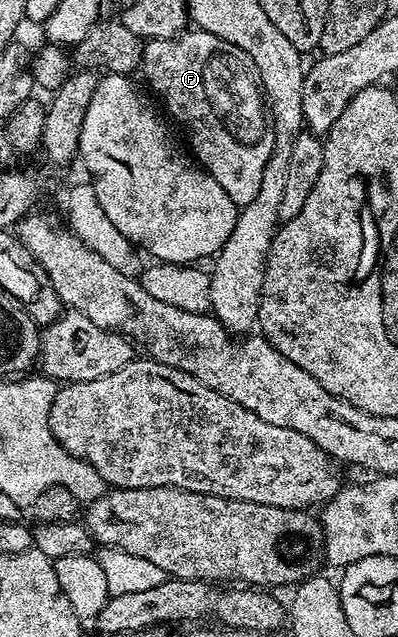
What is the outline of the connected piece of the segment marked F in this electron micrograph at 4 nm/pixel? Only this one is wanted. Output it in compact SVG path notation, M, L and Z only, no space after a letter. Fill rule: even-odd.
M197 28L183 29L181 34L171 38L151 38L142 48L140 74L158 94L166 97L165 113L175 118L186 129L190 137L189 149L203 170L211 174L228 192L234 205L241 208L252 204L260 192L260 182L264 180L264 168L272 156L274 148L274 124L268 113L268 103L262 92L262 81L252 56L220 36Z

